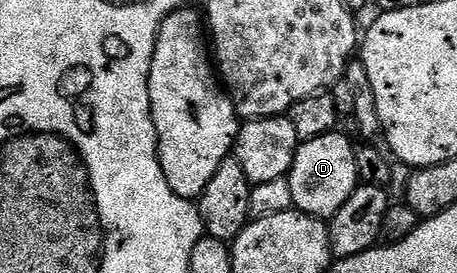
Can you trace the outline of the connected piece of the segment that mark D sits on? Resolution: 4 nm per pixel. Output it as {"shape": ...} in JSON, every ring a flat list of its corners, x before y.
{"shape":[[341,131,302,141,297,146,288,178,293,204,300,212,312,217,332,219,339,207,343,207,343,203,347,203,347,199,351,199,351,195,357,190,357,149]]}

